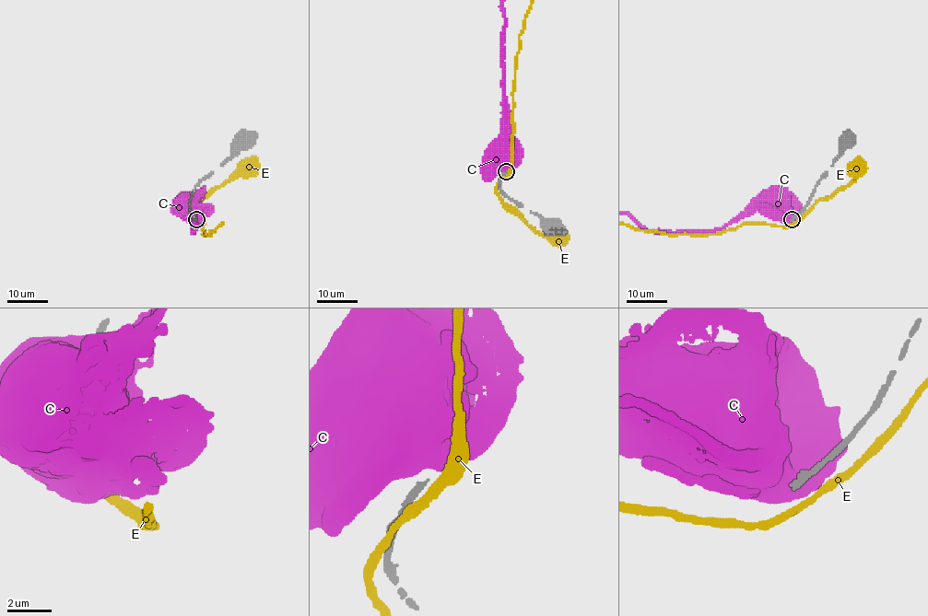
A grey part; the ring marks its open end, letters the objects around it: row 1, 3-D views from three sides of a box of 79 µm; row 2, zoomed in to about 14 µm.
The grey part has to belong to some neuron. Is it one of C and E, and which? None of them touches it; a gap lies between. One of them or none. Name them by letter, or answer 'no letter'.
no letter

